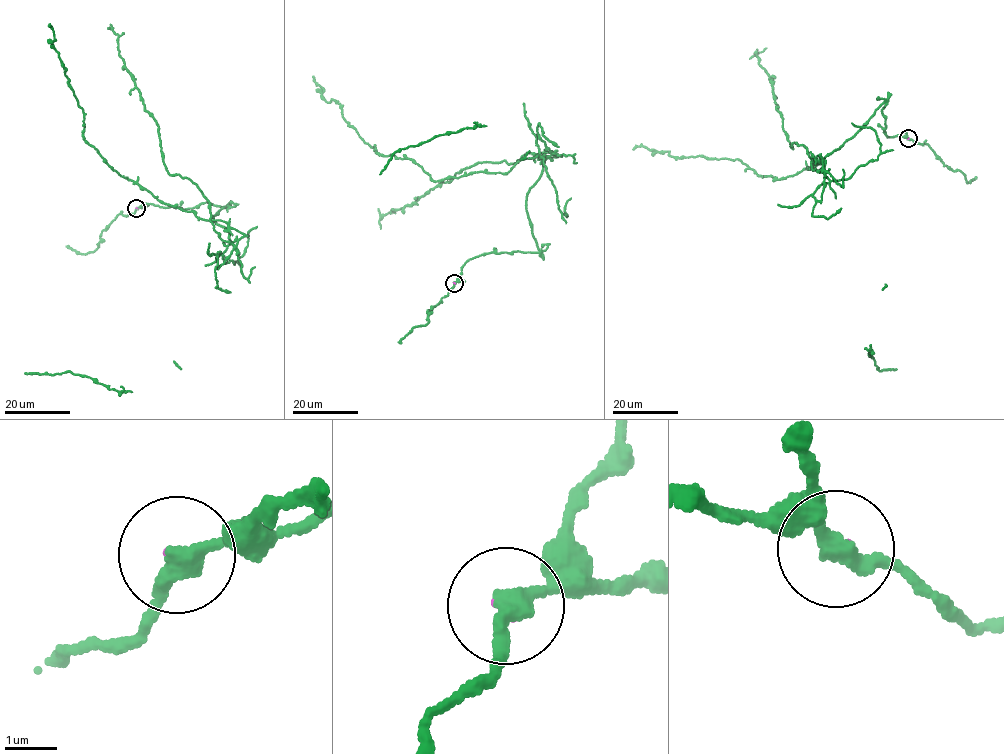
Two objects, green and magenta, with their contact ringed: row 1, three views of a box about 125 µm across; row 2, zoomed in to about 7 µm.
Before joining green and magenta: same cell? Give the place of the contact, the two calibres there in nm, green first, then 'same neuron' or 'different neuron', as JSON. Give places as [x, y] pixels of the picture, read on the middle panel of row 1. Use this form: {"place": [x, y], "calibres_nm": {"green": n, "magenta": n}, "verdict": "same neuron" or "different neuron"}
{"place": [454, 283], "calibres_nm": {"green": 320, "magenta": 70}, "verdict": "different neuron"}

